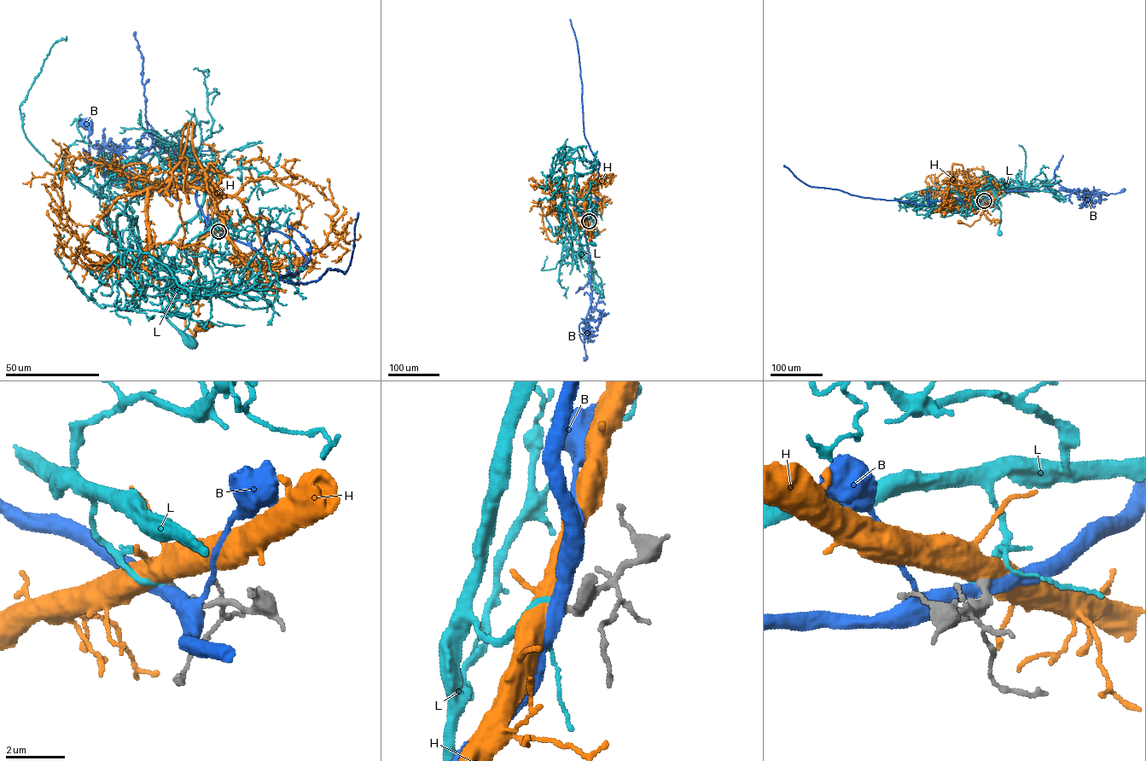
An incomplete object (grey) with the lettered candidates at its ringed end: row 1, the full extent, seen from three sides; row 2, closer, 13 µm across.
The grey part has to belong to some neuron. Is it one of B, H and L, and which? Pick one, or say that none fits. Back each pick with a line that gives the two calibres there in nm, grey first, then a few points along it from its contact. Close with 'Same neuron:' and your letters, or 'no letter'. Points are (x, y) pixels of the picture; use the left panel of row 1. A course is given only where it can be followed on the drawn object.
L: 320 nm thick on the grey side, 190 nm on the other; it runs (218, 231), (200, 218), (199, 212), (177, 229), (162, 249), (159, 264), (162, 309), (165, 318), (192, 342)
Same neuron: L

